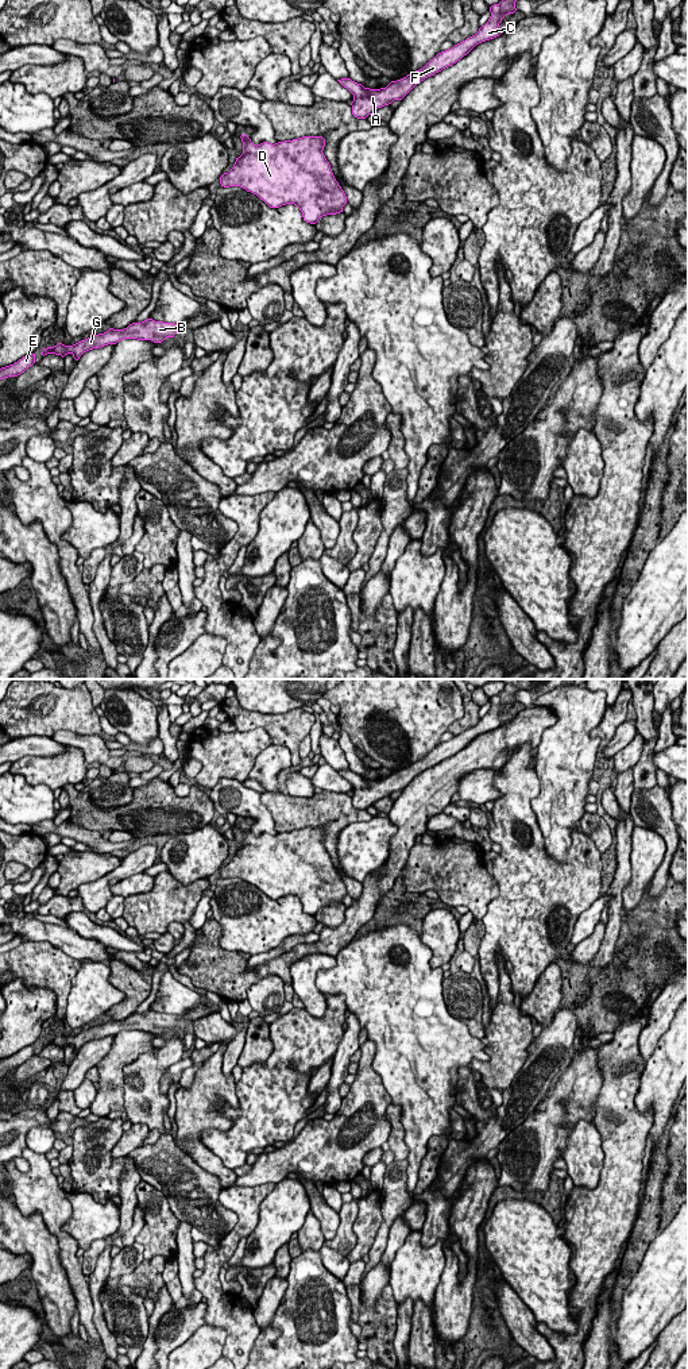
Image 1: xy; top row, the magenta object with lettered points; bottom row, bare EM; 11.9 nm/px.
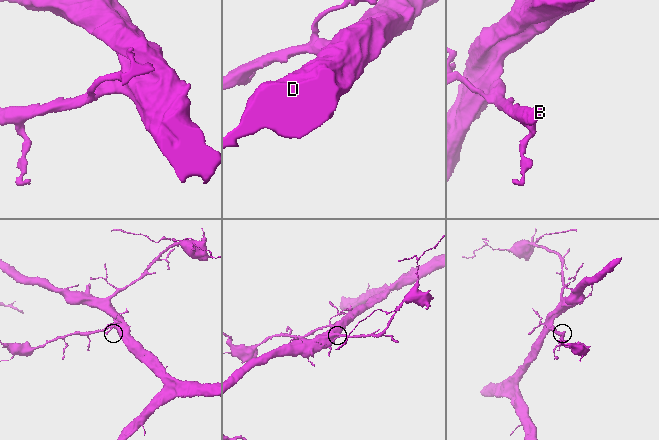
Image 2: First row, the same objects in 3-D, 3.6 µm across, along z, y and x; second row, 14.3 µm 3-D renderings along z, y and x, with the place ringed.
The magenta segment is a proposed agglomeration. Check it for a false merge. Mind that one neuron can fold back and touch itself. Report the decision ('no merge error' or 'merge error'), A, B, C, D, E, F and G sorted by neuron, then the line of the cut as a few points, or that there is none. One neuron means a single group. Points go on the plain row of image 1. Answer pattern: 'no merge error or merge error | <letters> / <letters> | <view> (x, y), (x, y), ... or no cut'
no merge error | A B C D E F G | no cut

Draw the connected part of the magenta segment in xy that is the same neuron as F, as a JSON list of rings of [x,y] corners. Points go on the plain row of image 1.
[[[505,684],[499,695],[490,698],[491,707],[479,722],[465,732],[455,736],[452,740],[438,744],[422,760],[415,761],[406,768],[391,772],[386,779],[370,780],[351,770],[337,771],[344,779],[353,786],[352,806],[357,810],[366,810],[378,799],[391,795],[394,791],[402,791],[417,775],[434,767],[442,760],[452,757],[467,747],[476,736],[494,730],[502,725],[499,714],[502,710],[517,702],[515,693],[521,689],[514,684]]]

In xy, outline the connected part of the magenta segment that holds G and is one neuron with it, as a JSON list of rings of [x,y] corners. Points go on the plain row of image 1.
[[[147,1010],[142,1014],[132,1014],[124,1021],[109,1019],[104,1025],[90,1027],[85,1031],[81,1031],[73,1037],[65,1037],[58,1034],[54,1038],[43,1040],[42,1046],[55,1045],[62,1049],[67,1045],[71,1045],[76,1052],[80,1048],[93,1040],[101,1040],[108,1036],[116,1036],[123,1030],[138,1030],[138,1031],[151,1031],[154,1034],[162,1034],[166,1029],[174,1029],[178,1022],[178,1015],[155,1013]]]

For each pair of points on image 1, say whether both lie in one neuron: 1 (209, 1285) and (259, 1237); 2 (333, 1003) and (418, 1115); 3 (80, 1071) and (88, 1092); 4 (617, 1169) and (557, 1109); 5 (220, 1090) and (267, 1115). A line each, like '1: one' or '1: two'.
1: two
2: two
3: two
4: two
5: two

